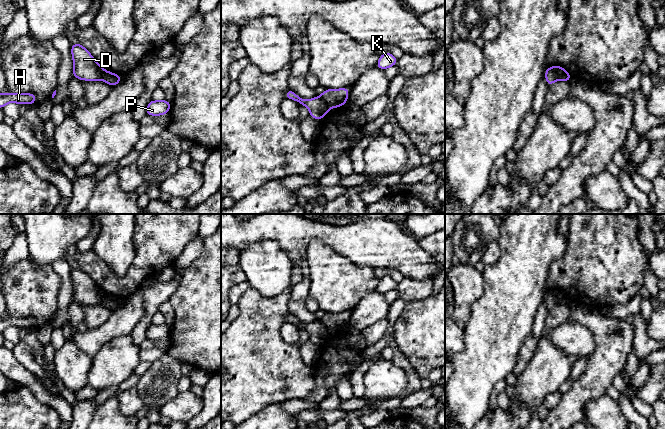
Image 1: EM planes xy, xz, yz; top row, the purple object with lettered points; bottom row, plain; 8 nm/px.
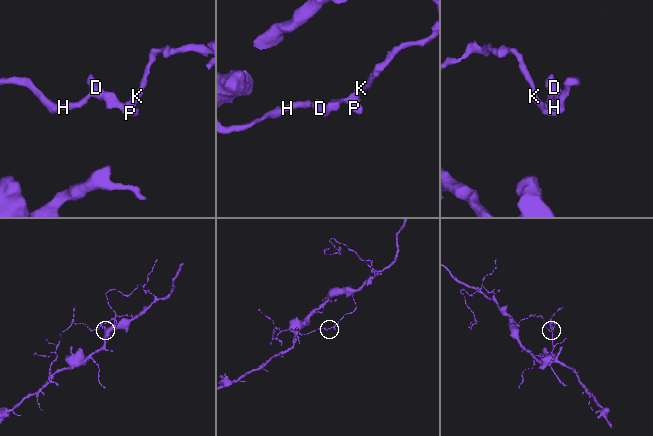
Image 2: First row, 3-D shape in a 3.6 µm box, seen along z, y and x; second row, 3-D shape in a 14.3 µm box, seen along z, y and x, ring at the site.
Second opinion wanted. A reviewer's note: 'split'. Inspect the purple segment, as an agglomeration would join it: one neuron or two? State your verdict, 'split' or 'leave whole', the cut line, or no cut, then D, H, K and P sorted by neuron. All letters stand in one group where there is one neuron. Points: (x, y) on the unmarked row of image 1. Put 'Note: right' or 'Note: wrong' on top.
Note: right
split; cut yz (551, 290), (554, 299), (558, 303); groups D H / K P

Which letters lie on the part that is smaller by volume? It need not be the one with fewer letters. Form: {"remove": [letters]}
{"remove": ["D", "H"]}

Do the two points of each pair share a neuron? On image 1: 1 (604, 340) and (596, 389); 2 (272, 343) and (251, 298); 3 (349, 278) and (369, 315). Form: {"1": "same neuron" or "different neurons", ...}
{"1": "same neuron", "2": "same neuron", "3": "different neurons"}

